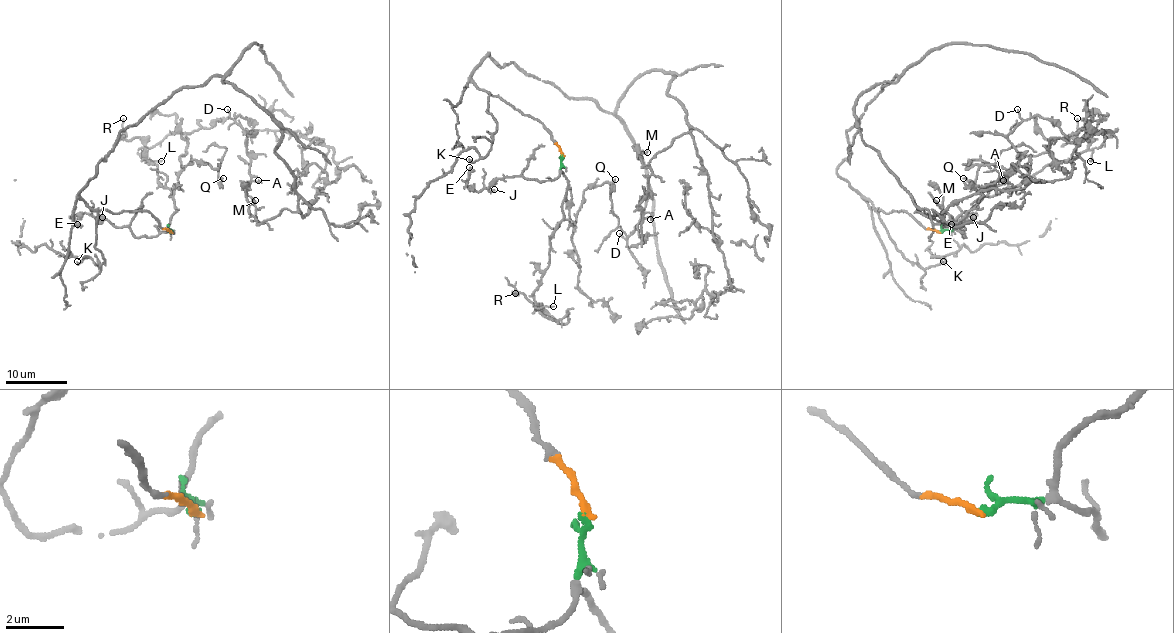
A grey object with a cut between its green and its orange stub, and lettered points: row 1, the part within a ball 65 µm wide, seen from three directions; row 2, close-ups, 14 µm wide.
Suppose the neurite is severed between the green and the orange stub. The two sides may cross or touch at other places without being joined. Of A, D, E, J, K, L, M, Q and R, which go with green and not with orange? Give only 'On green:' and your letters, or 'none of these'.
On green: E, J, L, Q, R

